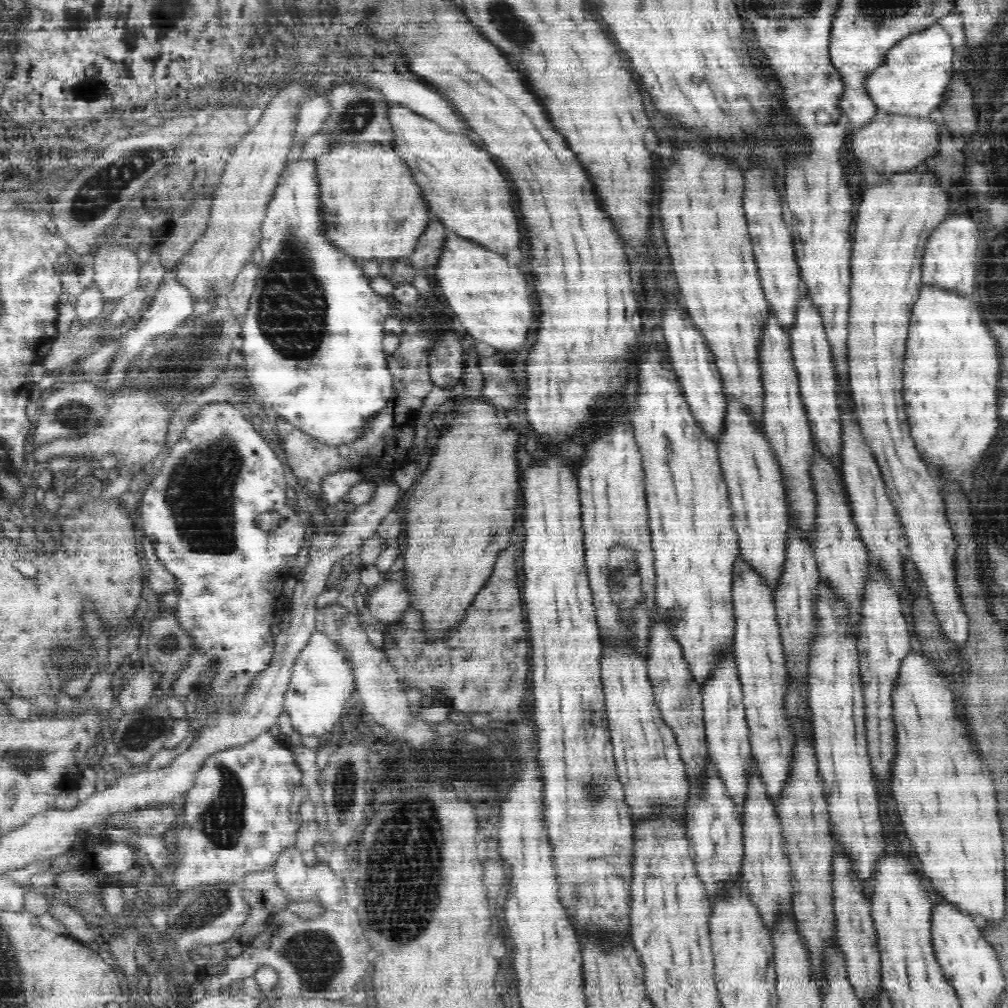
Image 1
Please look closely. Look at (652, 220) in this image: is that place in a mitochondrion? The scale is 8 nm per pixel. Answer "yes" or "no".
no

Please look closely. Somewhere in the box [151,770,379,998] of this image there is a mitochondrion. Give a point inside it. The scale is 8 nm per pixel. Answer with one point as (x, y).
(314, 955)

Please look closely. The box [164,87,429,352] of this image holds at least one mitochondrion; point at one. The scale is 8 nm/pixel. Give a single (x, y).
(359, 113)

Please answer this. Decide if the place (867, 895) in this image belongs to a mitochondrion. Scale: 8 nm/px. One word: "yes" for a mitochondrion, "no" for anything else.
no

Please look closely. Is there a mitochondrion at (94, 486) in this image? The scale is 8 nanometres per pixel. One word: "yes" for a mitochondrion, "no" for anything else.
no

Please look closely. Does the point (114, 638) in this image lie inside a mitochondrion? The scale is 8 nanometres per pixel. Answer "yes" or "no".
yes

